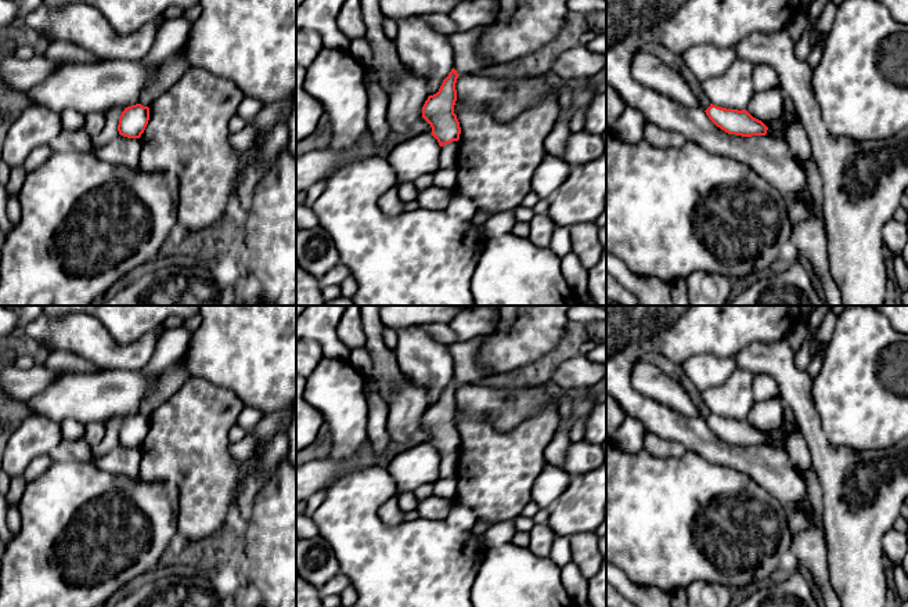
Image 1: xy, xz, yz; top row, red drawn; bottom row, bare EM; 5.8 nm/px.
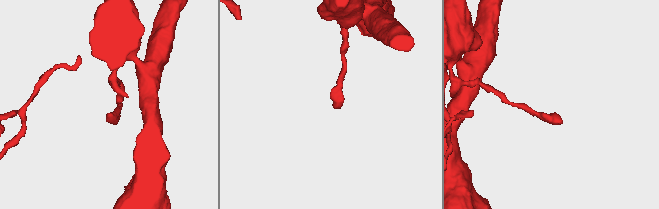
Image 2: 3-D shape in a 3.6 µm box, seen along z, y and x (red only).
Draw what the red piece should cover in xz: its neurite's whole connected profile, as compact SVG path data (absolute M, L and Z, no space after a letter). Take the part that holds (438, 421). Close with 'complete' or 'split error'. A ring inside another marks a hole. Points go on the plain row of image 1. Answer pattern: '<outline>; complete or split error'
M453 377L443 390L439 401L429 405L422 416L422 427L430 434L430 444L437 449L440 456L460 449L461 437L454 423L457 411L455 393L458 386Z; complete

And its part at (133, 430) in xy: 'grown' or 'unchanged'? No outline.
unchanged

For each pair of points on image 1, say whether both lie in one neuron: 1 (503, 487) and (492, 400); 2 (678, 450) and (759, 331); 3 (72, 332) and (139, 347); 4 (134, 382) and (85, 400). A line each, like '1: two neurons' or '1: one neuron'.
1: one neuron
2: two neurons
3: one neuron
4: one neuron

